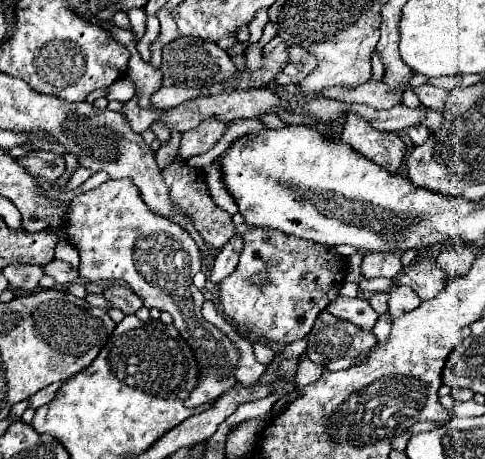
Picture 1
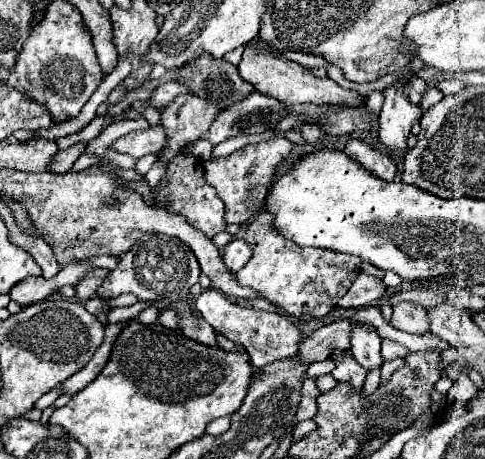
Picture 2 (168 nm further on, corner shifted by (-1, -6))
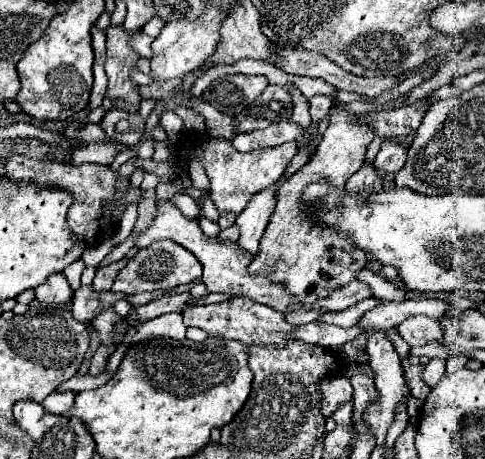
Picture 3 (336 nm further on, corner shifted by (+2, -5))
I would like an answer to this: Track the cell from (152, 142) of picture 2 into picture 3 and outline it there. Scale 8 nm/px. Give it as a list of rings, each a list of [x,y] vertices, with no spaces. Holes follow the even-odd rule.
[[[89,142],[89,144],[85,144],[83,148],[79,148],[71,154],[71,162],[75,162],[75,164],[93,162],[93,164],[111,166],[117,152],[119,150],[111,142]]]

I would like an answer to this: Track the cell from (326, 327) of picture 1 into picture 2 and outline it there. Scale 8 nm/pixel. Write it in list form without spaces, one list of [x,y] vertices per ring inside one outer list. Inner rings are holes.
[[[338,349],[338,351],[332,351],[332,357],[334,361],[334,379],[338,381],[352,381],[352,387],[362,387],[364,385],[364,379],[366,379],[366,371],[362,371],[360,363],[356,363],[356,359],[350,355],[350,349]]]

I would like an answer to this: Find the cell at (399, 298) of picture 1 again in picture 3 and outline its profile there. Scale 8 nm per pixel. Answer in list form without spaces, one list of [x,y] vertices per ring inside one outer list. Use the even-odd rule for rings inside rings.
[[[411,316],[397,326],[397,332],[411,348],[441,342],[445,338],[445,330],[441,328],[441,324],[429,316]]]

